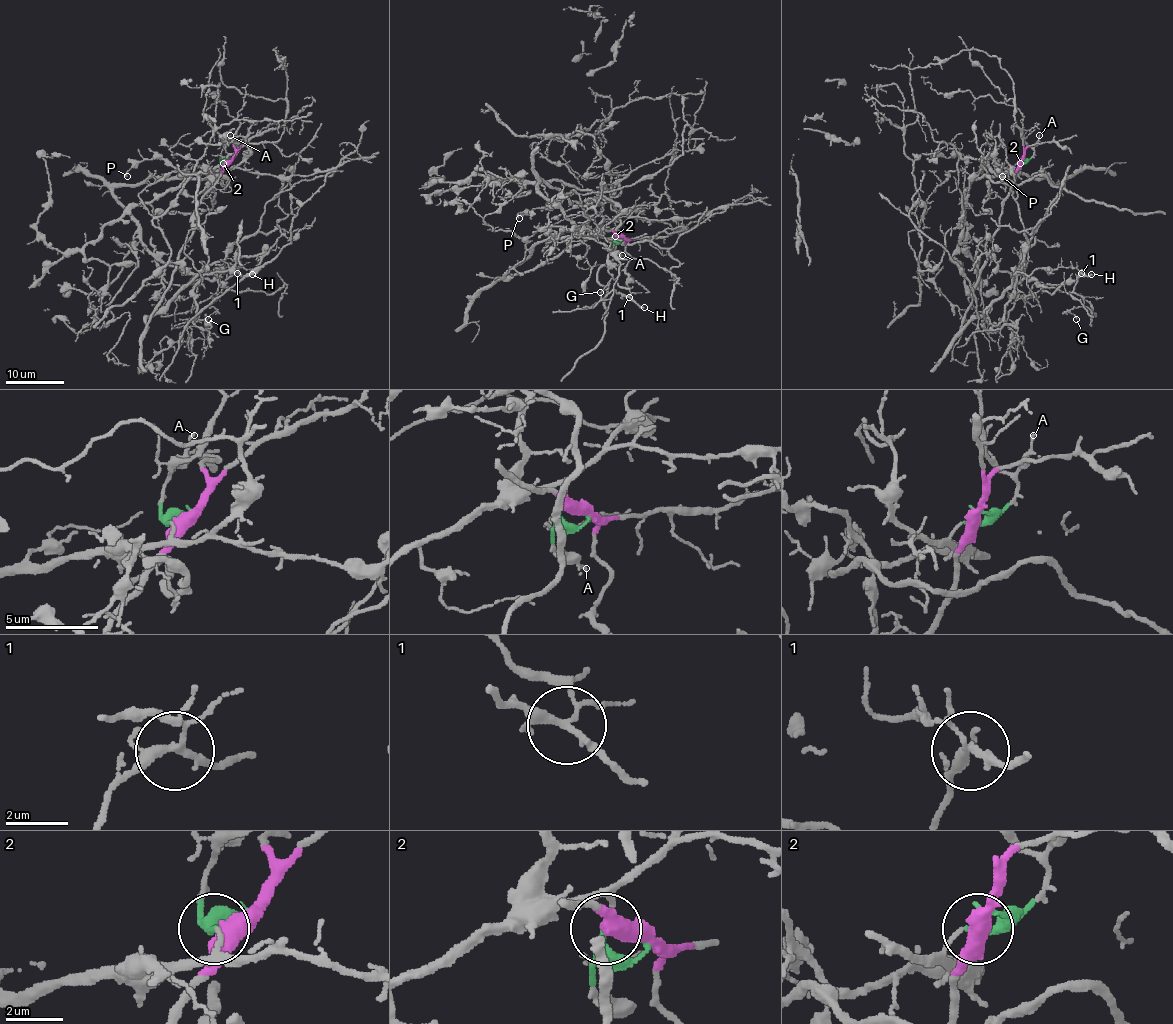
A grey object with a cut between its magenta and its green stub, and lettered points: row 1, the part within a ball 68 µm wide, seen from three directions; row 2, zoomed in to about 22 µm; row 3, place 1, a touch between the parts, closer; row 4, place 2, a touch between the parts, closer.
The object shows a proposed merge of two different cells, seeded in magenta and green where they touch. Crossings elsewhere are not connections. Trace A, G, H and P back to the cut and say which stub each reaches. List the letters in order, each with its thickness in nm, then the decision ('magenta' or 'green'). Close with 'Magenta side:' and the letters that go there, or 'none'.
A: calibre 80 nm; green
G: calibre 120 nm; magenta
H: calibre 180 nm; magenta
P: calibre 130 nm; green
Magenta side: G, H

